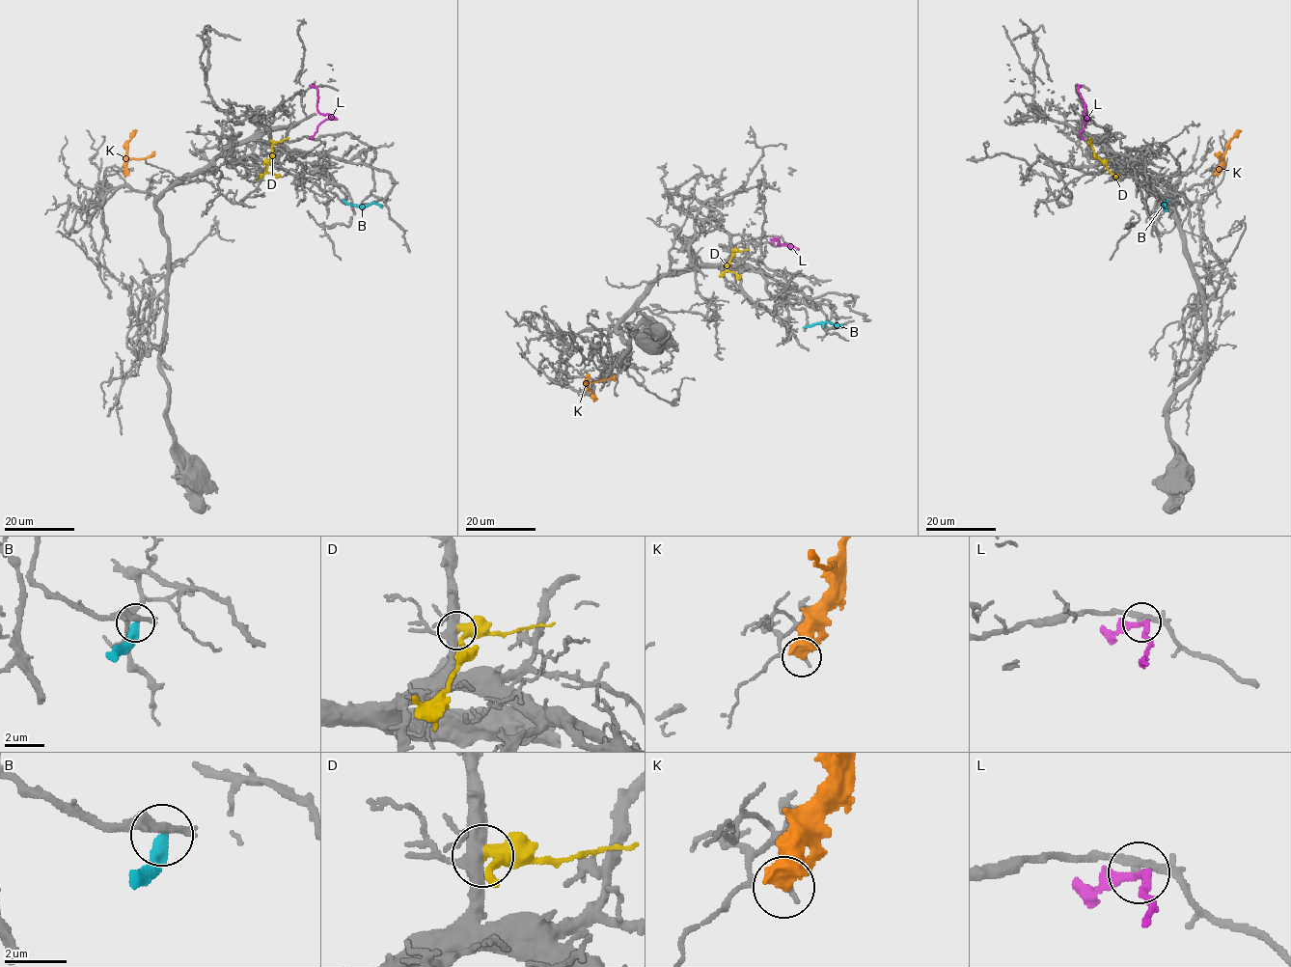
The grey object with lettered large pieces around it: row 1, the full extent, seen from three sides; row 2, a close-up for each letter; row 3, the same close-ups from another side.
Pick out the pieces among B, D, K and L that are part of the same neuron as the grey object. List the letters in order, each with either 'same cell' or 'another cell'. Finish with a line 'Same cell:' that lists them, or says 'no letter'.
B: another cell
D: another cell
K: another cell
L: another cell
Same cell: no letter

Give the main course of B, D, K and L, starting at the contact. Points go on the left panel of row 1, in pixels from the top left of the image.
B: (343, 200), (360, 206), (377, 204), (382, 208)
D: (270, 140), (271, 152), (266, 171), (277, 178)
K: (124, 176), (126, 144), (135, 129)
L: (316, 88), (317, 110), (330, 117), (318, 125), (311, 139)

